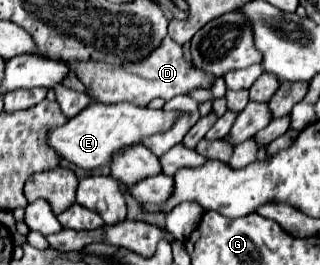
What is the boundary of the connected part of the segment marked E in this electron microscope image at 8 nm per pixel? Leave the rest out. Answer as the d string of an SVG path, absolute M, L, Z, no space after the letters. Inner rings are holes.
M91 103L85 111L67 119L65 125L55 127L47 133L49 147L63 159L75 163L79 169L91 171L95 167L111 163L111 155L123 147L139 143L143 137L149 137L157 131L167 131L179 113L165 113L163 109L137 107L133 103Z

